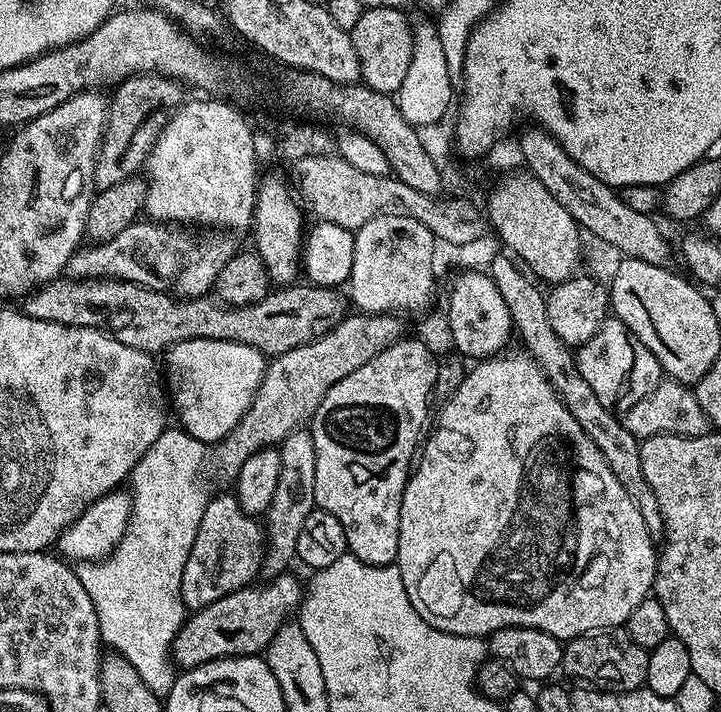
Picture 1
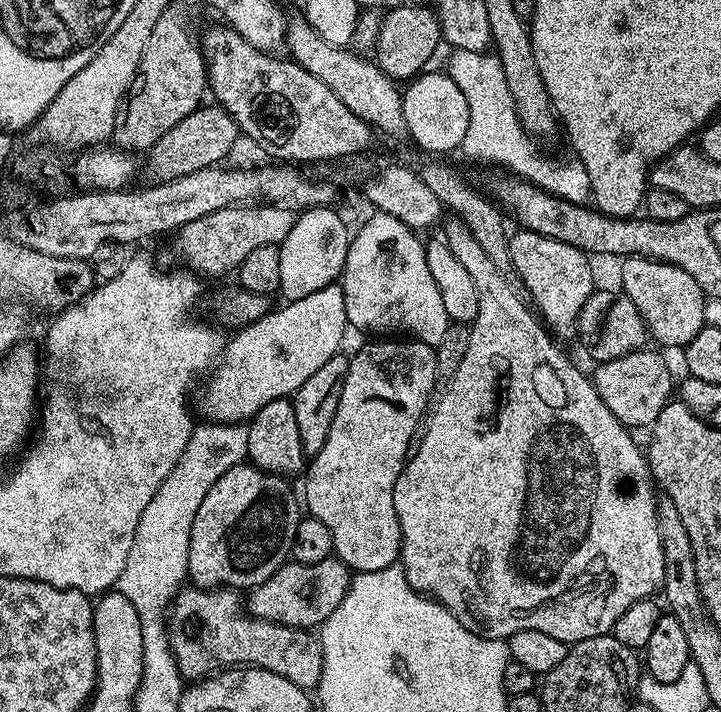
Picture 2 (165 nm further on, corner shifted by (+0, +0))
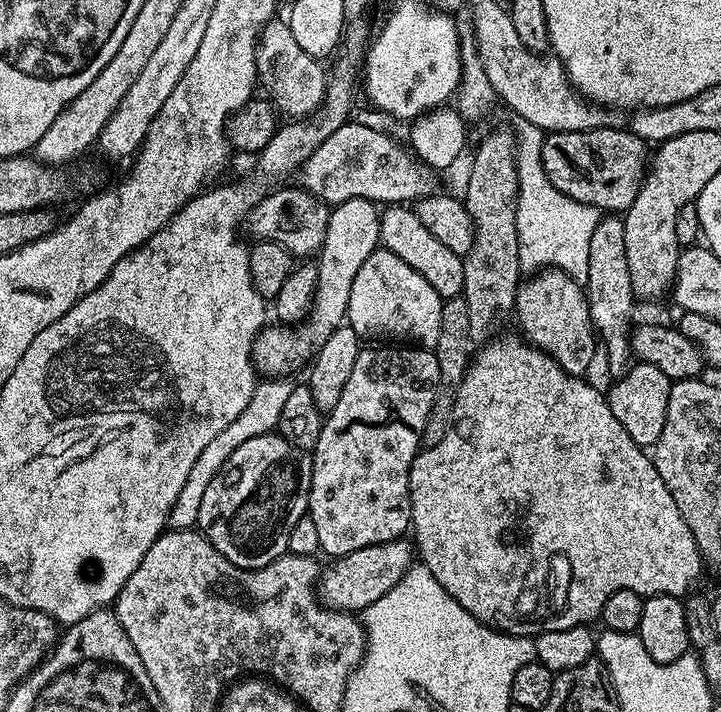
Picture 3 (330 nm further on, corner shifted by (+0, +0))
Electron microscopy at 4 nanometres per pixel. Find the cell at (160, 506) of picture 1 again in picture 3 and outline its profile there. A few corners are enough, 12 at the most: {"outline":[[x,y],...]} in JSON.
{"outline":[[261,379],[198,454],[168,516],[192,528],[202,494],[242,442],[279,429],[290,379]]}

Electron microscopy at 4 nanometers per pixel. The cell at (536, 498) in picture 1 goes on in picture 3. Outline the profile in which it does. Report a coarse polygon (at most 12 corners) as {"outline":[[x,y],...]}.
{"outline":[[471,357],[408,479],[419,563],[511,636],[702,557],[607,395]]}

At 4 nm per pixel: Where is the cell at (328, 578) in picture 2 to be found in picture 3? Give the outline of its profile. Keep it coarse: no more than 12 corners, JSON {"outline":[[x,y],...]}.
{"outline":[[411,539],[362,546],[321,571],[318,599],[363,613],[414,564]]}

